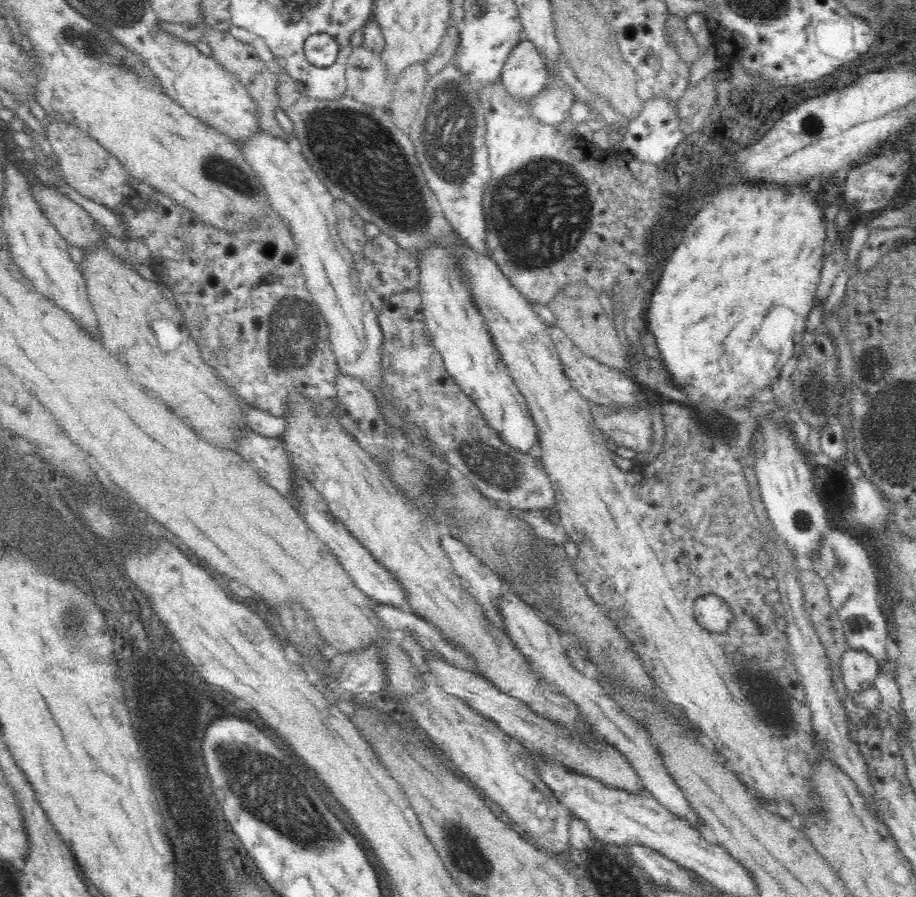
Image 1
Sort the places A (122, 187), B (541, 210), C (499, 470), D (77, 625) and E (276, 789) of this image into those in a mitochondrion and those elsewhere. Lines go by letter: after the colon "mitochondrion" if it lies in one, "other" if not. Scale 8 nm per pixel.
A: other
B: mitochondrion
C: mitochondrion
D: mitochondrion
E: mitochondrion

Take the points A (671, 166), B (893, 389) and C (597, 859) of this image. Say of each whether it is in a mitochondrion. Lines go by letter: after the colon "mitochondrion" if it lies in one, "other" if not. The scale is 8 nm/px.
A: other
B: mitochondrion
C: other

